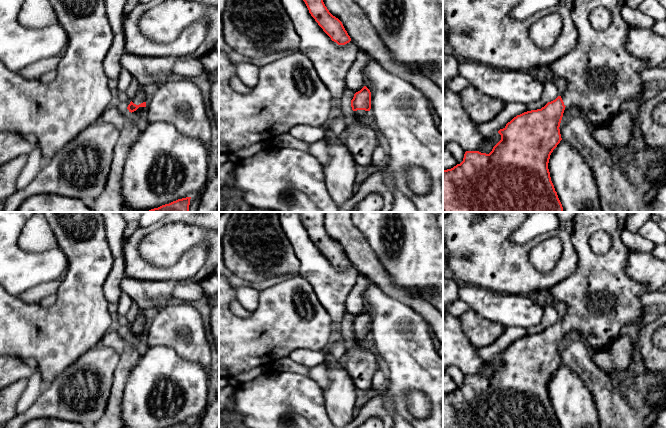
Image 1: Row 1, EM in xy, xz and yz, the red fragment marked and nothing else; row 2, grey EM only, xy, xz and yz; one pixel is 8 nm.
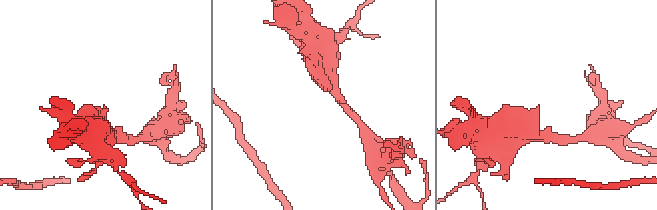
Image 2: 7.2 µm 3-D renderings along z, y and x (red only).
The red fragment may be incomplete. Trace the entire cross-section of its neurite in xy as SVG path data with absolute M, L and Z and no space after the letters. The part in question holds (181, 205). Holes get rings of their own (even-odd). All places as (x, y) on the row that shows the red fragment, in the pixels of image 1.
M191 197L178 199L147 212L189 212L190 199Z

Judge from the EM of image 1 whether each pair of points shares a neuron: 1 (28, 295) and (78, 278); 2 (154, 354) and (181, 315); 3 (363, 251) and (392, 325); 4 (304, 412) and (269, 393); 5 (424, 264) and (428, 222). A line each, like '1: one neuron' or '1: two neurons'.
1: two neurons
2: two neurons
3: two neurons
4: one neuron
5: one neuron

